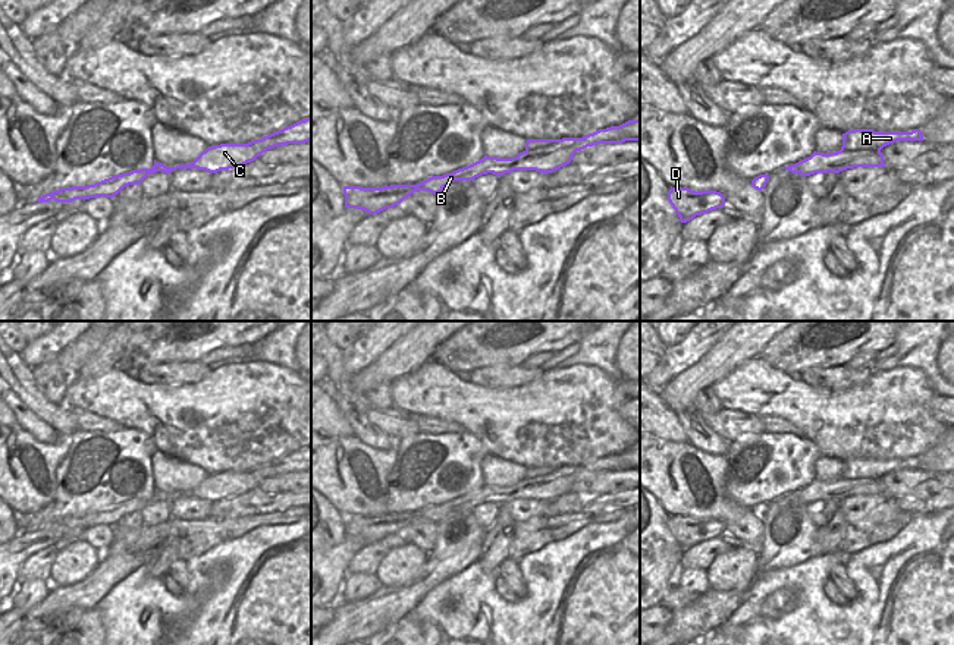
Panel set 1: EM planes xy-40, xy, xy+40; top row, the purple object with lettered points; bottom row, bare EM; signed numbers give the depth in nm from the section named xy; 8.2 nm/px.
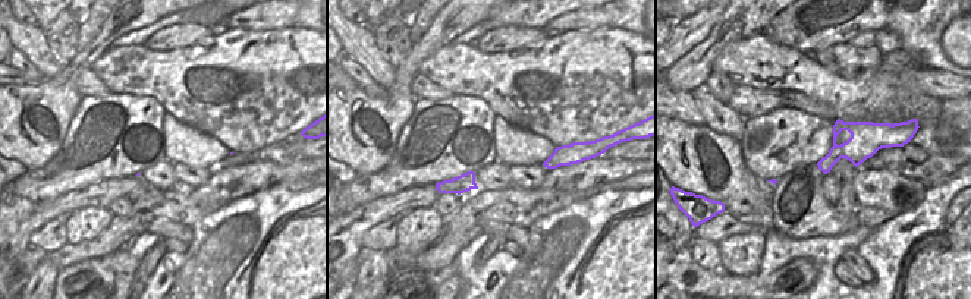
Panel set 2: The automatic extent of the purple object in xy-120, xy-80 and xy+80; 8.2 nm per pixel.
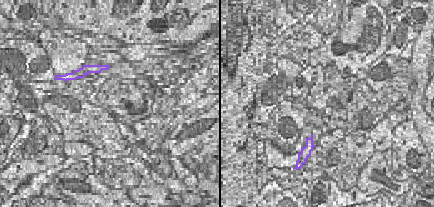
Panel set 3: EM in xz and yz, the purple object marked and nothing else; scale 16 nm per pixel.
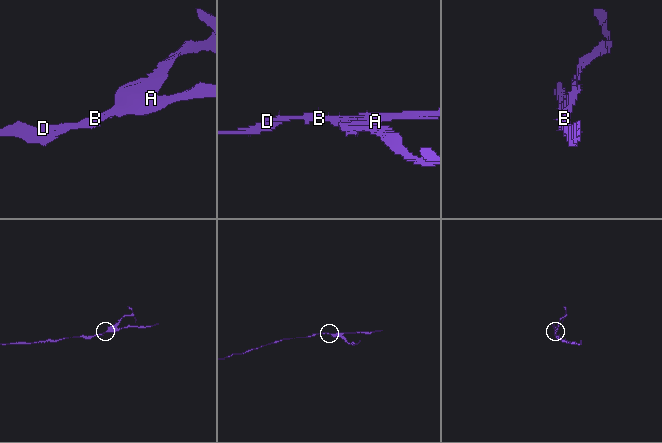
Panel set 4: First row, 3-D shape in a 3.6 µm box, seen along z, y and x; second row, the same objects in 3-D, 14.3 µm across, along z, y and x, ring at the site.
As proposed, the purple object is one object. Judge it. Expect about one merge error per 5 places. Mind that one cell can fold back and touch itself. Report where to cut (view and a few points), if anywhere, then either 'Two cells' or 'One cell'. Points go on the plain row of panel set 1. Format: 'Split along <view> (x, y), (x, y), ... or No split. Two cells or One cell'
Split along xy+40 (879, 478), (851, 478), (843, 485), (825, 483). Two cells.

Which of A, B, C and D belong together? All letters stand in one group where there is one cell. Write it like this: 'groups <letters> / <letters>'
groups A / B C D

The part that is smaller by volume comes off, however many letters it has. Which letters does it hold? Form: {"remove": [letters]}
{"remove": ["A"]}

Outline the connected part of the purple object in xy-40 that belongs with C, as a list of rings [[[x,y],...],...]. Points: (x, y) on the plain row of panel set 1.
[[[311,444],[248,472],[211,473],[189,493],[167,495],[154,488],[154,494],[151,497],[132,498],[129,501],[112,504],[88,515],[62,516],[59,519],[53,519],[40,525],[37,529],[48,531],[54,528],[57,531],[72,531],[75,528],[85,529],[97,525],[113,526],[125,515],[139,513],[148,503],[156,500],[163,500],[169,503],[176,497],[198,497],[205,498],[208,501],[217,501],[220,498],[229,498],[251,491],[264,479],[272,478],[274,475],[288,472],[305,472],[308,469],[311,469]]]

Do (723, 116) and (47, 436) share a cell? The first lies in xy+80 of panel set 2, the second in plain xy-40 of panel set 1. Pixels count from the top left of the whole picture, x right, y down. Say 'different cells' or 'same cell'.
same cell

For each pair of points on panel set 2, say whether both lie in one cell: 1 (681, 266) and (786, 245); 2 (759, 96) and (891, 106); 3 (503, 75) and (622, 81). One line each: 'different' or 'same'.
1: different
2: different
3: same

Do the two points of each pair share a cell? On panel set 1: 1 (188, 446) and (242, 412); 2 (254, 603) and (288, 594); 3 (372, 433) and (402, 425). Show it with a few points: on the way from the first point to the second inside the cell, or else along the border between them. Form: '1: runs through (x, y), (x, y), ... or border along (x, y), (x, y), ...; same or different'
1: runs through (201, 433), (210, 424), (229, 421); same
2: runs through (263, 603), (279, 603); same
3: border along (355, 408), (389, 437); different

